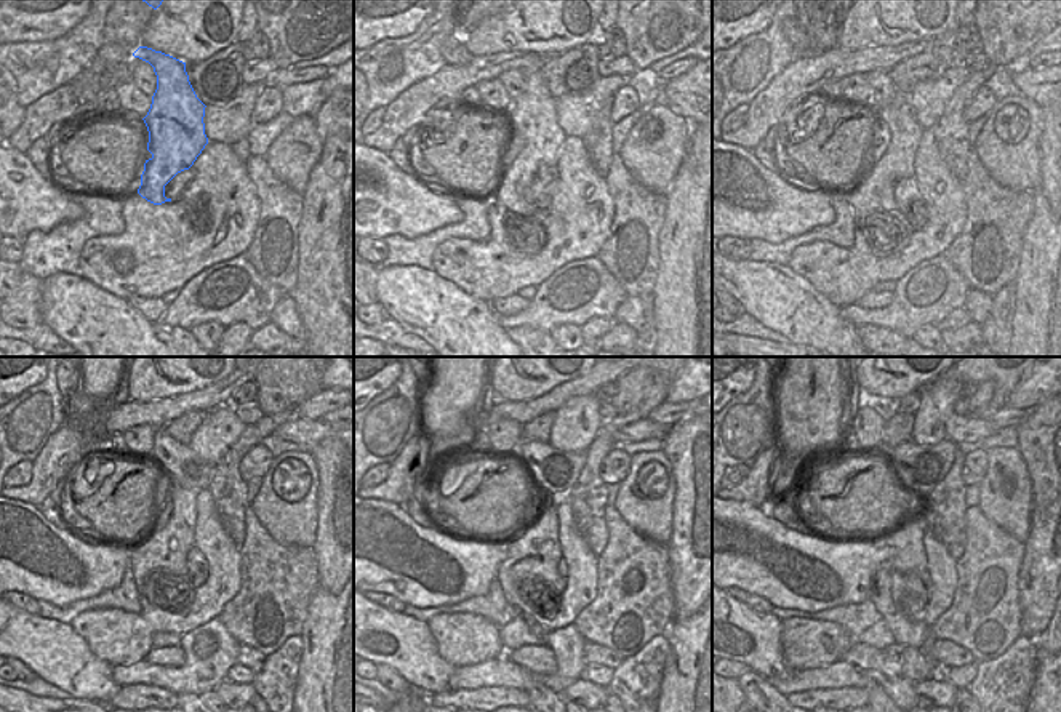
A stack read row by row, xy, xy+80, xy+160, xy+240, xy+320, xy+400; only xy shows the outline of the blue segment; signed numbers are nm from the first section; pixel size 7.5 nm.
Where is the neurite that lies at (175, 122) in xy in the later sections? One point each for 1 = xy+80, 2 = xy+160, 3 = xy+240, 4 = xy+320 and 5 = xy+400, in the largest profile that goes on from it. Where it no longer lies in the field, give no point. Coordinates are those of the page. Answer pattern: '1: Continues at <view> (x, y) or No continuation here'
1: Continues at xy+80 (533, 117)
2: Continues at xy+160 (874, 194)
3: Continues at xy+240 (167, 548)
4: Continues at xy+320 (533, 554)
5: Continues at xy+400 (906, 562)

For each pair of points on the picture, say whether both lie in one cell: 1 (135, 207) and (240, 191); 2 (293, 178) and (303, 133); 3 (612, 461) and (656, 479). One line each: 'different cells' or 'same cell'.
1: same cell
2: same cell
3: different cells

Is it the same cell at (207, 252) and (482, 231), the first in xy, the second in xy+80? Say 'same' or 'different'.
different

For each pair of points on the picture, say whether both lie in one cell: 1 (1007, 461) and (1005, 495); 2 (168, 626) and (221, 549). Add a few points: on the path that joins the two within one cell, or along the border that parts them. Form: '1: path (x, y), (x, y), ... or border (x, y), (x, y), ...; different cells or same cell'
1: path (1007, 469), (1005, 487); same cell
2: path (191, 616), (221, 586), (221, 572); same cell

